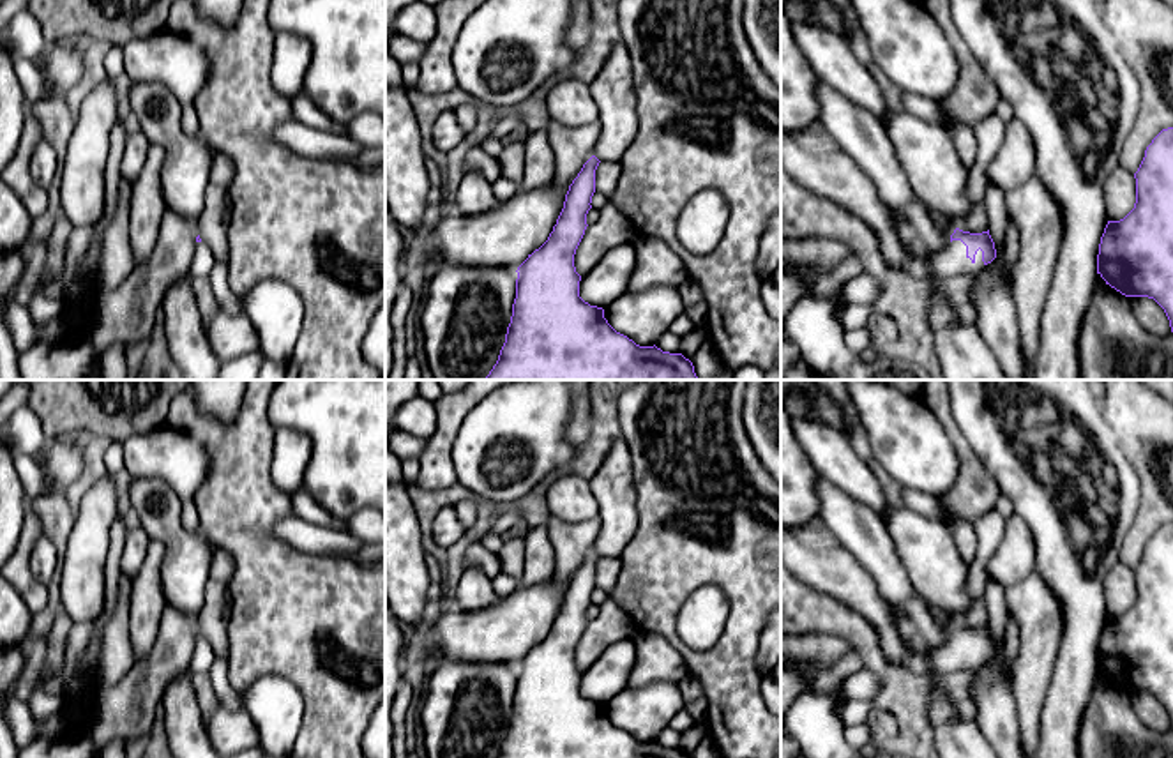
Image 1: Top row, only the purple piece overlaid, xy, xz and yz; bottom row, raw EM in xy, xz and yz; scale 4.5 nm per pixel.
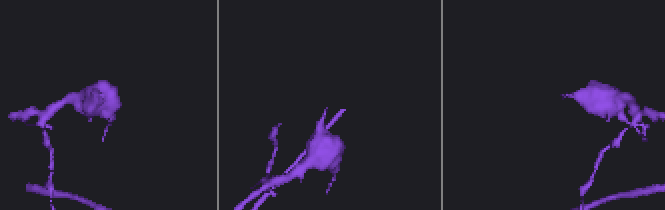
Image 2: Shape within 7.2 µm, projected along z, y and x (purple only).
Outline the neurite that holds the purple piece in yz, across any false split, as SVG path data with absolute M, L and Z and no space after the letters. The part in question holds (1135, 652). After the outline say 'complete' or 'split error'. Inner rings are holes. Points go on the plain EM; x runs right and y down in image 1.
M1173 523L1152 535L1134 574L1134 604L1120 617L1108 617L1099 640L1097 670L1125 693L1154 694L1173 728Z | complete

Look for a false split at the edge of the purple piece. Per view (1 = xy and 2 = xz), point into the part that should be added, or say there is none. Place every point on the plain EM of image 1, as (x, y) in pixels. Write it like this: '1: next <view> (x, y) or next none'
1: next none
2: next none

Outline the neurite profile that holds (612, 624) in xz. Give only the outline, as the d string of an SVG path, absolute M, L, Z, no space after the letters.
M609 597L585 625L574 650L576 668L583 673L609 645L631 640L636 631L631 617Z

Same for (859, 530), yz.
M818 470L816 495L823 523L876 580L880 592L906 613L927 645L945 643L950 633L938 624L931 604L912 587L883 519L871 507L836 488Z

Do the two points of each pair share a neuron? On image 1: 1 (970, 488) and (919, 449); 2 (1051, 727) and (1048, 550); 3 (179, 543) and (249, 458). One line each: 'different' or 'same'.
1: different
2: same
3: different

